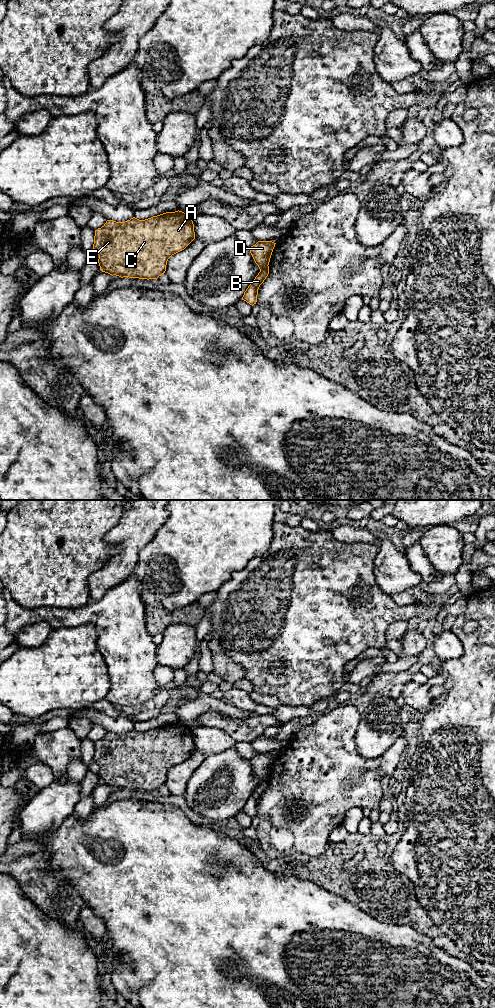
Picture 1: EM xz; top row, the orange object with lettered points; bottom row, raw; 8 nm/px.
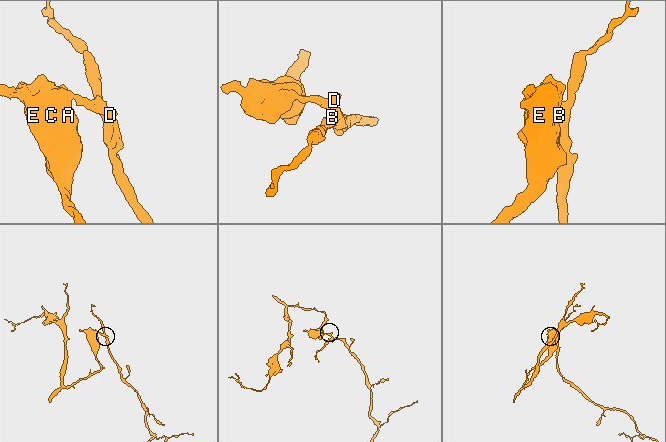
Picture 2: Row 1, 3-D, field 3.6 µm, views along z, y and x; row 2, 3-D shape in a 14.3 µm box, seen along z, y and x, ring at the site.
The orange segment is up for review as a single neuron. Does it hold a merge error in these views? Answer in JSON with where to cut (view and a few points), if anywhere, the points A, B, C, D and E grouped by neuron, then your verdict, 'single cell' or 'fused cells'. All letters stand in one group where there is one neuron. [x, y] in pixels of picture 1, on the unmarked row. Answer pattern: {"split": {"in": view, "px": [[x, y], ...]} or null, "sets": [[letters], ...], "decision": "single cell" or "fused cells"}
{"split": {"in": "xz", "px": [[267, 777], [260, 783]]}, "sets": [["A", "C", "D", "E"], ["B"]], "decision": "fused cells"}

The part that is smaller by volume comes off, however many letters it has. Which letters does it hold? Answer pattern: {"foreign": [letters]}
{"foreign": ["B"]}

